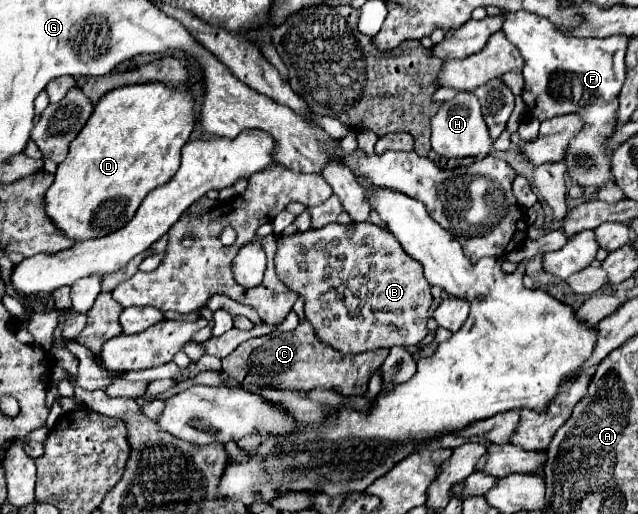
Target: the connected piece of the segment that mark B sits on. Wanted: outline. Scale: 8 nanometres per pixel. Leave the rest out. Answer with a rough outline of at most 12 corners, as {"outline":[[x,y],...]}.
{"outline":[[372,222],[278,236],[276,274],[342,354],[428,336],[422,266]]}

